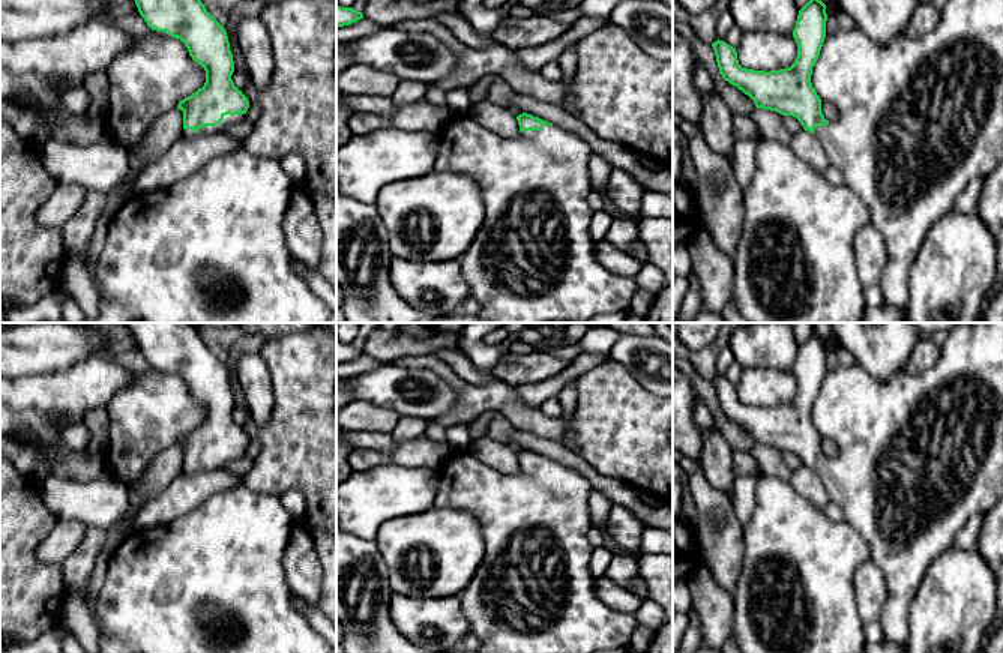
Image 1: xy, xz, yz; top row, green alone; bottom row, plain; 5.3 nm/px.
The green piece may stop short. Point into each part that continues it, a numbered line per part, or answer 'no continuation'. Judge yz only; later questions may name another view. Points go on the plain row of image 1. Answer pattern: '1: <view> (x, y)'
1: yz (918, 457)

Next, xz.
1: xz (533, 592)

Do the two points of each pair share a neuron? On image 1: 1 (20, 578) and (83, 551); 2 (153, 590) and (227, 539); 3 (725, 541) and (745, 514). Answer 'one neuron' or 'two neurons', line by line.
1: two neurons
2: one neuron
3: two neurons

